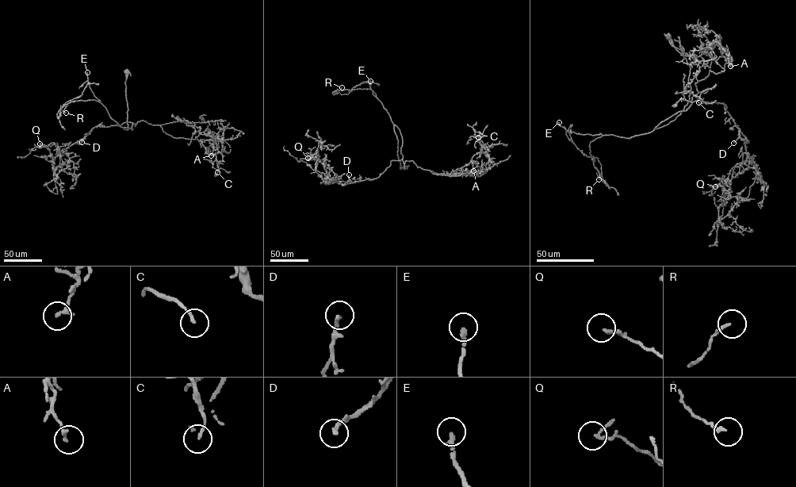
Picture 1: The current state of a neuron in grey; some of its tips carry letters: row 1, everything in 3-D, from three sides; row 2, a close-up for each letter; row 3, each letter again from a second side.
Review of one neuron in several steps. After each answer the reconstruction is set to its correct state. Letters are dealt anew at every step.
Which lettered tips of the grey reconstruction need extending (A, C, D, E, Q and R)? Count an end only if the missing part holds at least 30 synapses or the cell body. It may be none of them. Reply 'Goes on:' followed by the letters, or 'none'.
Goes on: E

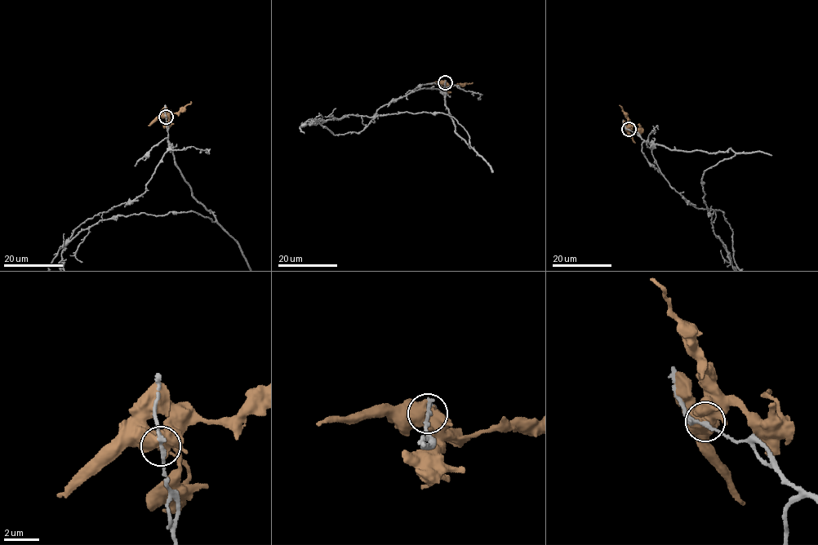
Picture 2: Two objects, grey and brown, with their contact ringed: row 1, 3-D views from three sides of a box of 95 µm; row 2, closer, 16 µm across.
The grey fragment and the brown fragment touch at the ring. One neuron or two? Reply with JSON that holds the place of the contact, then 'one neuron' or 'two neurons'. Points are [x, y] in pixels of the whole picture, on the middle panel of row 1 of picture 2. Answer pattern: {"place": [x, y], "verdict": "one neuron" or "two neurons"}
{"place": [445, 82], "verdict": "two neurons"}

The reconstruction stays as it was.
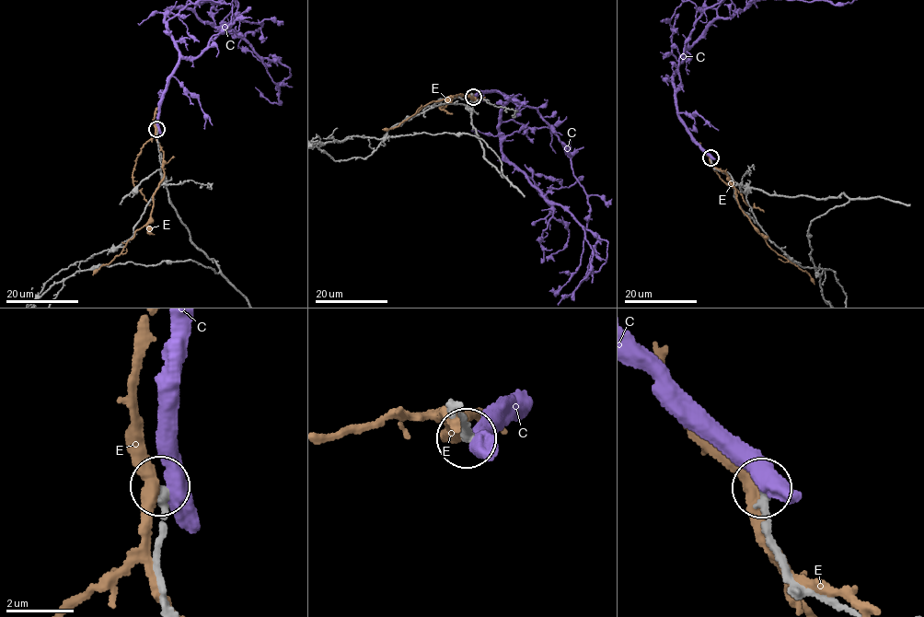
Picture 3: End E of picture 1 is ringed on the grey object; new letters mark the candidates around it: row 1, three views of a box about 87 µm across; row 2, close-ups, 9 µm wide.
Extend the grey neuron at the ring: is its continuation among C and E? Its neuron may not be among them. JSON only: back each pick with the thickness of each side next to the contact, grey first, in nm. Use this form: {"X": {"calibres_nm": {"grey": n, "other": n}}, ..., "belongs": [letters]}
{"belongs": []}

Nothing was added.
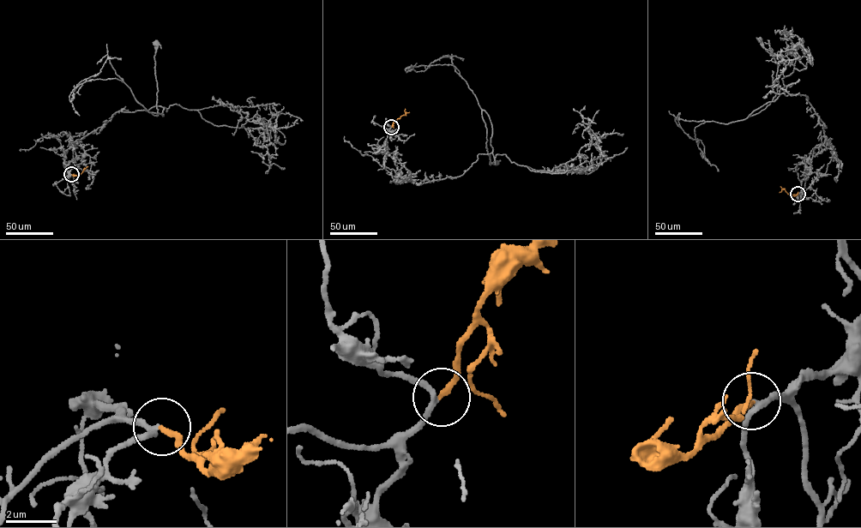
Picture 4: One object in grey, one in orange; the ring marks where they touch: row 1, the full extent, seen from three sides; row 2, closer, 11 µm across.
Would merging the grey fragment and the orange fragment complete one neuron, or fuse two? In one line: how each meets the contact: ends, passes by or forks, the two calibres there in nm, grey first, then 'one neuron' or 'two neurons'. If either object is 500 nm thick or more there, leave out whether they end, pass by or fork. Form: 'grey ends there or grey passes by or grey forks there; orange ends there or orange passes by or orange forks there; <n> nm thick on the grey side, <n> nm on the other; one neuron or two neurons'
grey passes by; orange ends there; 220 nm thick on the grey side, 200 nm on the other; one neuron

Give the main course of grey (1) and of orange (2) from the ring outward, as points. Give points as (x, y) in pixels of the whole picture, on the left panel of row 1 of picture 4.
1: (71, 174), (63, 162), (78, 158), (77, 140), (113, 114), (160, 105), (163, 116), (152, 112), (157, 44)
2: (71, 174), (78, 175), (83, 170)

